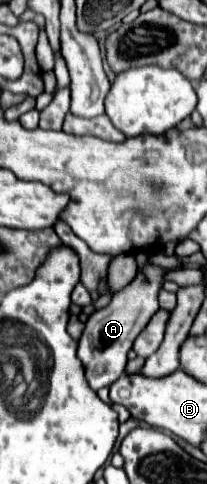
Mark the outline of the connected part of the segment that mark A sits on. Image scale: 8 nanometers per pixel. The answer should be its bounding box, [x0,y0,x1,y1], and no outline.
[78,261,168,391]

